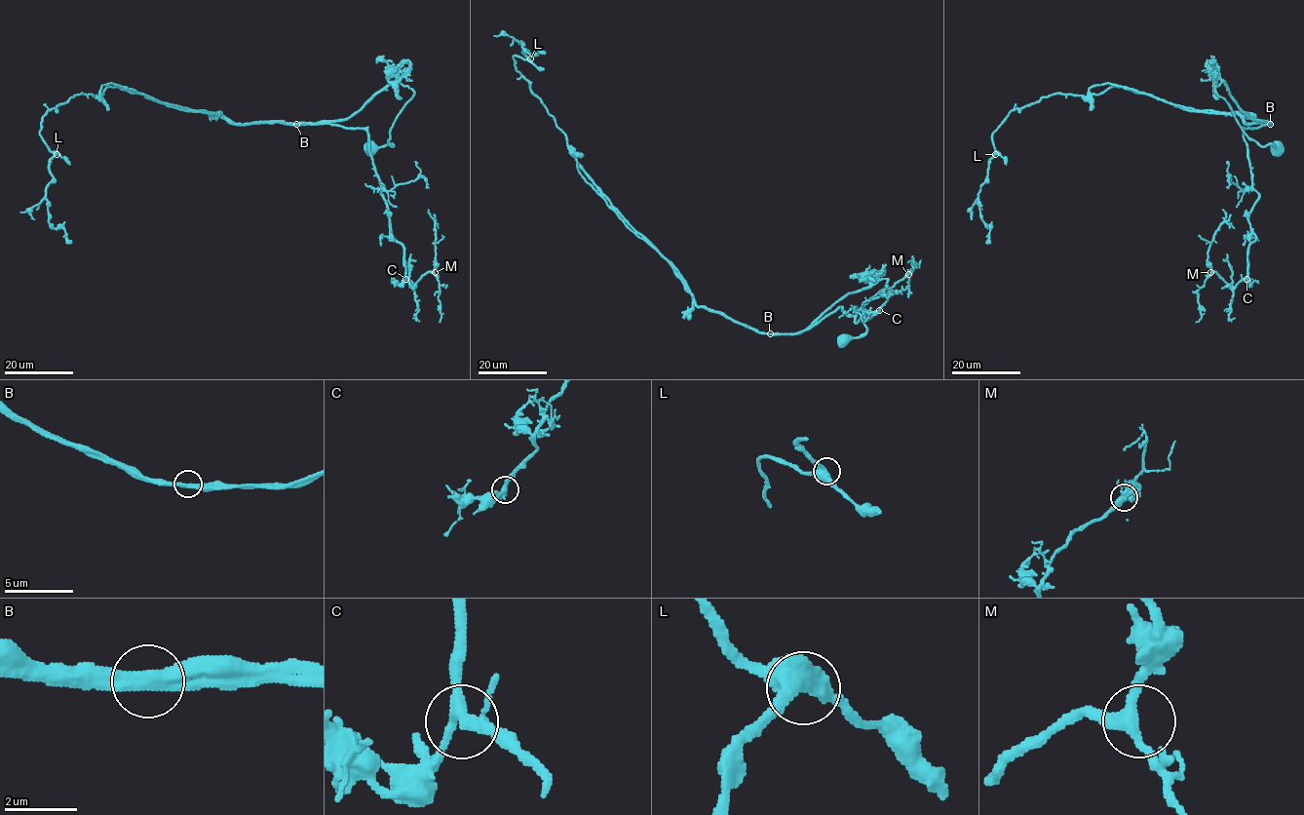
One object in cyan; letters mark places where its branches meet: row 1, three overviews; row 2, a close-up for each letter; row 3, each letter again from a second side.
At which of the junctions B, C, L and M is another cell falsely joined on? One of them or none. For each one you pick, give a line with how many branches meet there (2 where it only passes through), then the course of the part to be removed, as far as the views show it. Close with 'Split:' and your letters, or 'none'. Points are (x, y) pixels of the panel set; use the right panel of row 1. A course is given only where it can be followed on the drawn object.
B: 2 | (1270, 124), (1188, 111), (1123, 87), (1043, 97), (1013, 109), (992, 135), (995, 151), (978, 194), (988, 243)
Split: B

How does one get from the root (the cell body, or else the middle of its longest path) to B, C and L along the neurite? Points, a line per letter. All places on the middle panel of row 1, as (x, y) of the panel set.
B: (843, 341), (865, 332), (863, 306), (886, 286), (886, 278), (849, 291), (801, 331), (770, 333)
C: (843, 341), (865, 332), (863, 306), (886, 278), (849, 291), (801, 332), (839, 306), (856, 322), (879, 310)
L: (843, 341), (865, 332), (886, 278), (795, 333), (698, 306), (582, 176), (513, 58), (530, 58)

